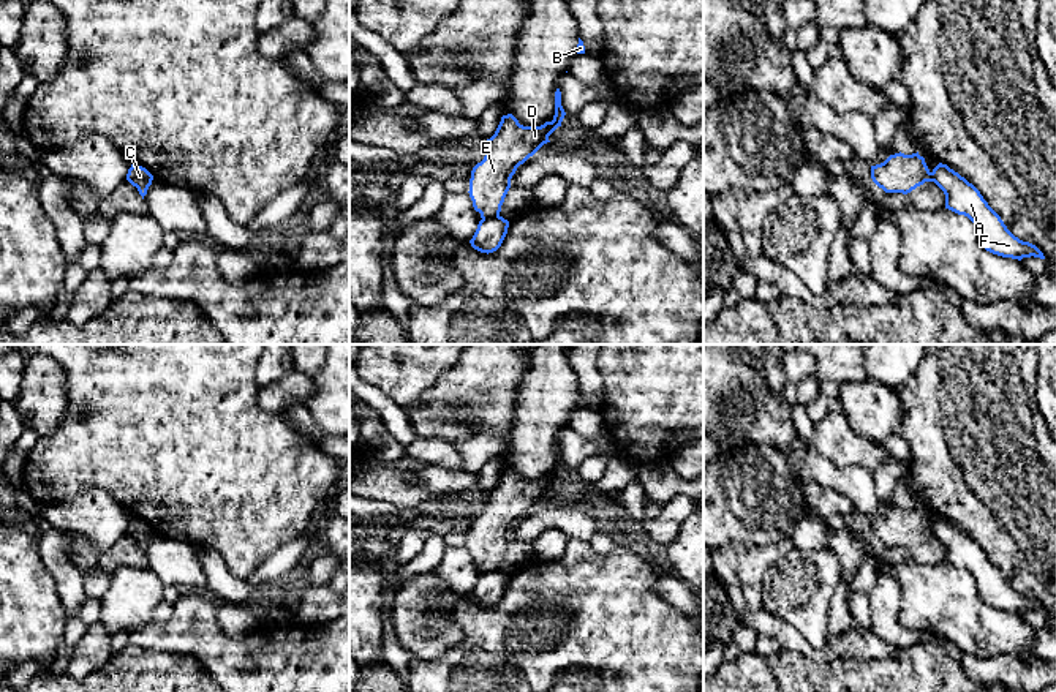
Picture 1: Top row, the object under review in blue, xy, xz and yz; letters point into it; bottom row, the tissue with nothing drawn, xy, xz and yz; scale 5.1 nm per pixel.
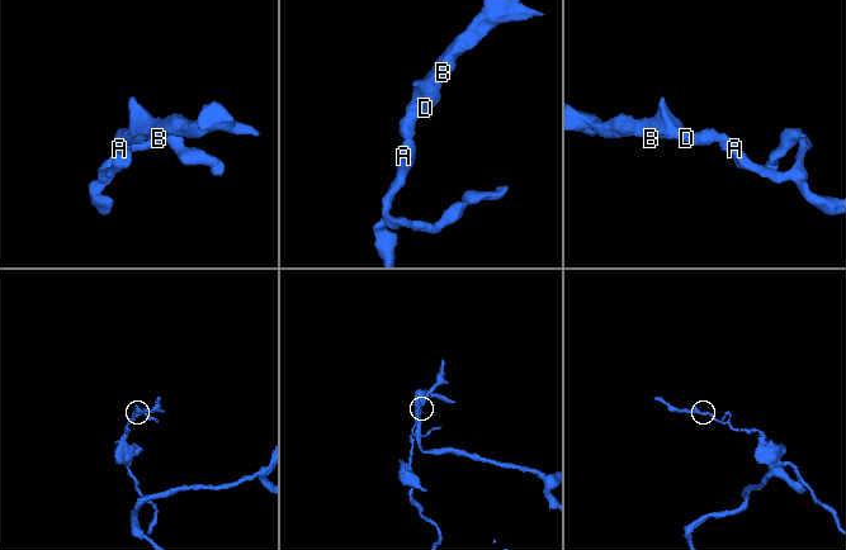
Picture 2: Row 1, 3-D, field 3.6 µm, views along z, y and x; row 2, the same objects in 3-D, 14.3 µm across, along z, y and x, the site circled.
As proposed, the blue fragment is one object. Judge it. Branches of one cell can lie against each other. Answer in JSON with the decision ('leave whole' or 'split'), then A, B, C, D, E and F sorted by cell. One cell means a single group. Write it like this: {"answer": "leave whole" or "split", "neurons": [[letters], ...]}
{"answer": "split", "neurons": [["A", "C", "F"], ["B", "D", "E"]]}

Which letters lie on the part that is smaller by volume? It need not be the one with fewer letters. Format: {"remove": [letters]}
{"remove": ["B", "D", "E"]}

